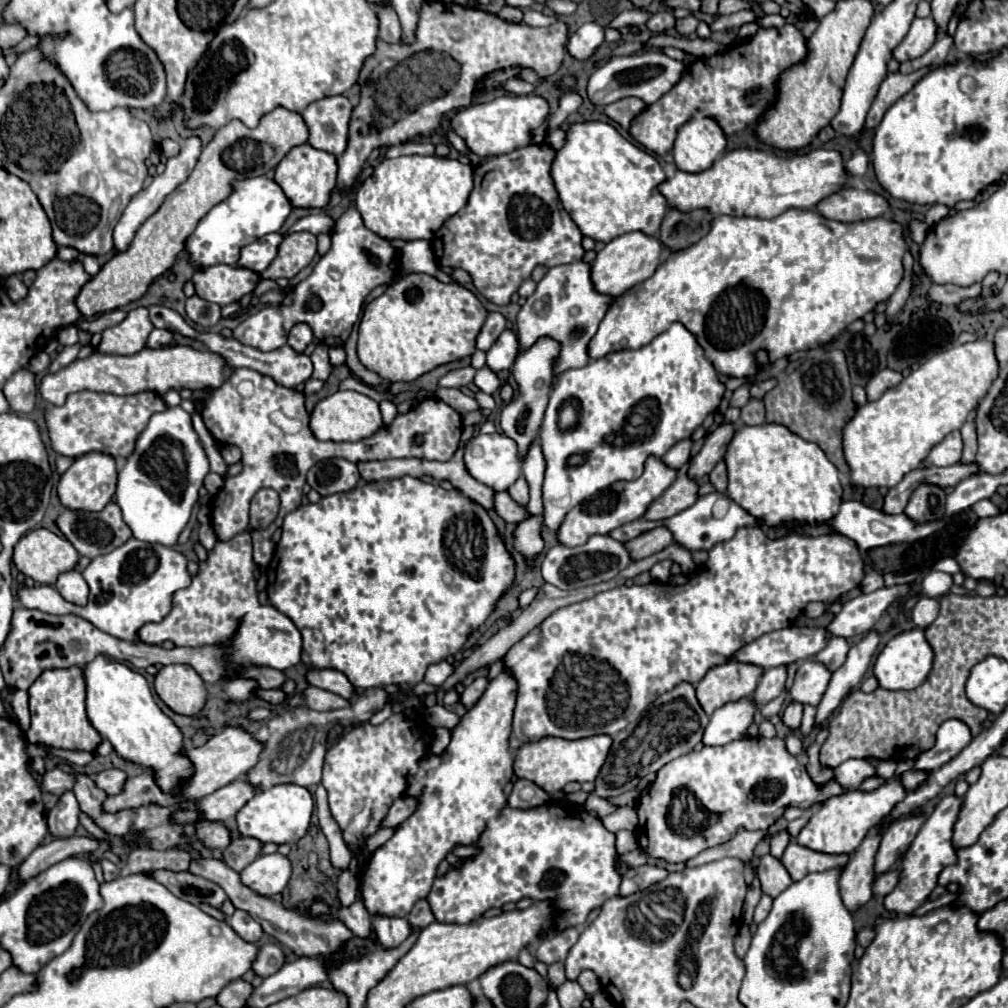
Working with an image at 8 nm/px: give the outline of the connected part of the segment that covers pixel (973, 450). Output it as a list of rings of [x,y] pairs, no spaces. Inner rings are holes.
[[[977,409],[969,415],[969,419],[965,421],[965,425],[961,427],[961,435],[963,435],[963,443],[965,443],[965,449],[963,449],[963,459],[965,463],[969,461],[975,461],[975,455],[977,455],[977,429],[975,429],[975,413]]]

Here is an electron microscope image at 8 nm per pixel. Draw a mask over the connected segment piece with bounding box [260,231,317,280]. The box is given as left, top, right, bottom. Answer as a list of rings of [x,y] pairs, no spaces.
[[[299,231],[299,233],[289,233],[283,239],[283,245],[279,245],[277,259],[261,272],[263,279],[291,279],[295,277],[301,269],[305,269],[317,253],[317,239],[313,233]]]

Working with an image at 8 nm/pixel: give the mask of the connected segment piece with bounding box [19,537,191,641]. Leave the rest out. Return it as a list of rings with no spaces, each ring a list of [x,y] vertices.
[[[133,537],[119,549],[91,559],[83,575],[89,585],[87,605],[75,605],[65,601],[51,585],[21,587],[19,589],[21,605],[51,615],[77,615],[117,639],[137,641],[139,639],[137,631],[145,623],[161,621],[171,609],[173,593],[191,583],[191,575],[187,571],[187,559],[181,553],[163,545],[143,543]]]

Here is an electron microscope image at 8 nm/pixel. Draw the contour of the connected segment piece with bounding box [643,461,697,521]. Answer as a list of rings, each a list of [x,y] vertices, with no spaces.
[[[689,461],[683,465],[683,469],[677,473],[677,479],[665,489],[665,493],[649,505],[643,519],[659,521],[659,519],[673,517],[675,513],[691,507],[697,501],[697,483],[689,481],[688,469]]]

